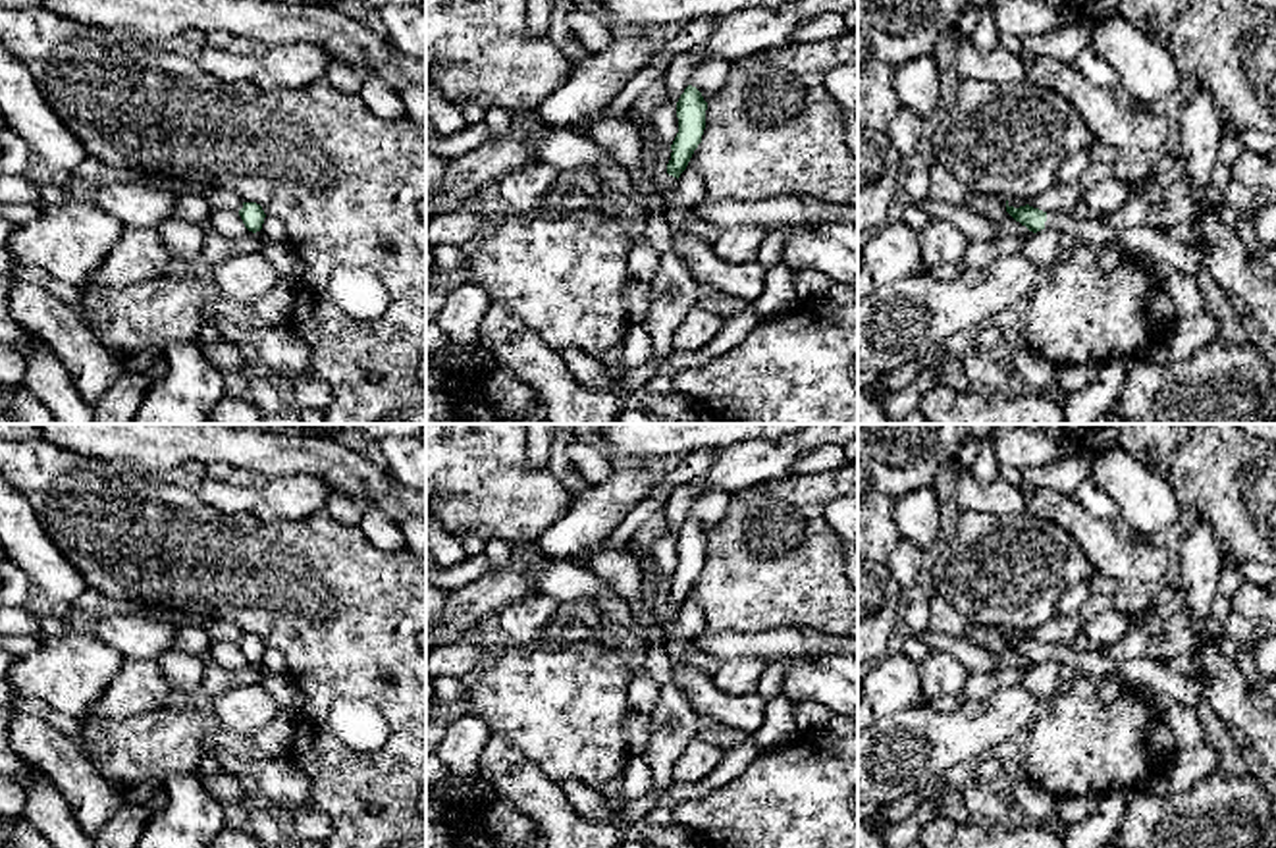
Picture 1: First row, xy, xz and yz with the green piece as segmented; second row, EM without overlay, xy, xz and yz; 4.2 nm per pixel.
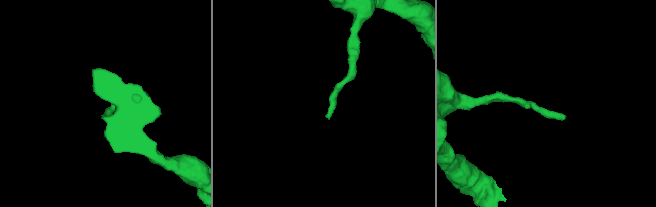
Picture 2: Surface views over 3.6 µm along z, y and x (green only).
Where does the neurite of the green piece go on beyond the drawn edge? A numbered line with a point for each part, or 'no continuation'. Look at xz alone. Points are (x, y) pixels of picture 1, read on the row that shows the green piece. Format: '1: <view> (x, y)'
no continuation

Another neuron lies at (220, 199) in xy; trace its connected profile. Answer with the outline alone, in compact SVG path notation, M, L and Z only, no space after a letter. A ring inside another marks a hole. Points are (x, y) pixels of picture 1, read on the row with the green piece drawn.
M214 187L214 189L204 191L204 197L212 210L239 212L243 208L243 199L229 189Z

